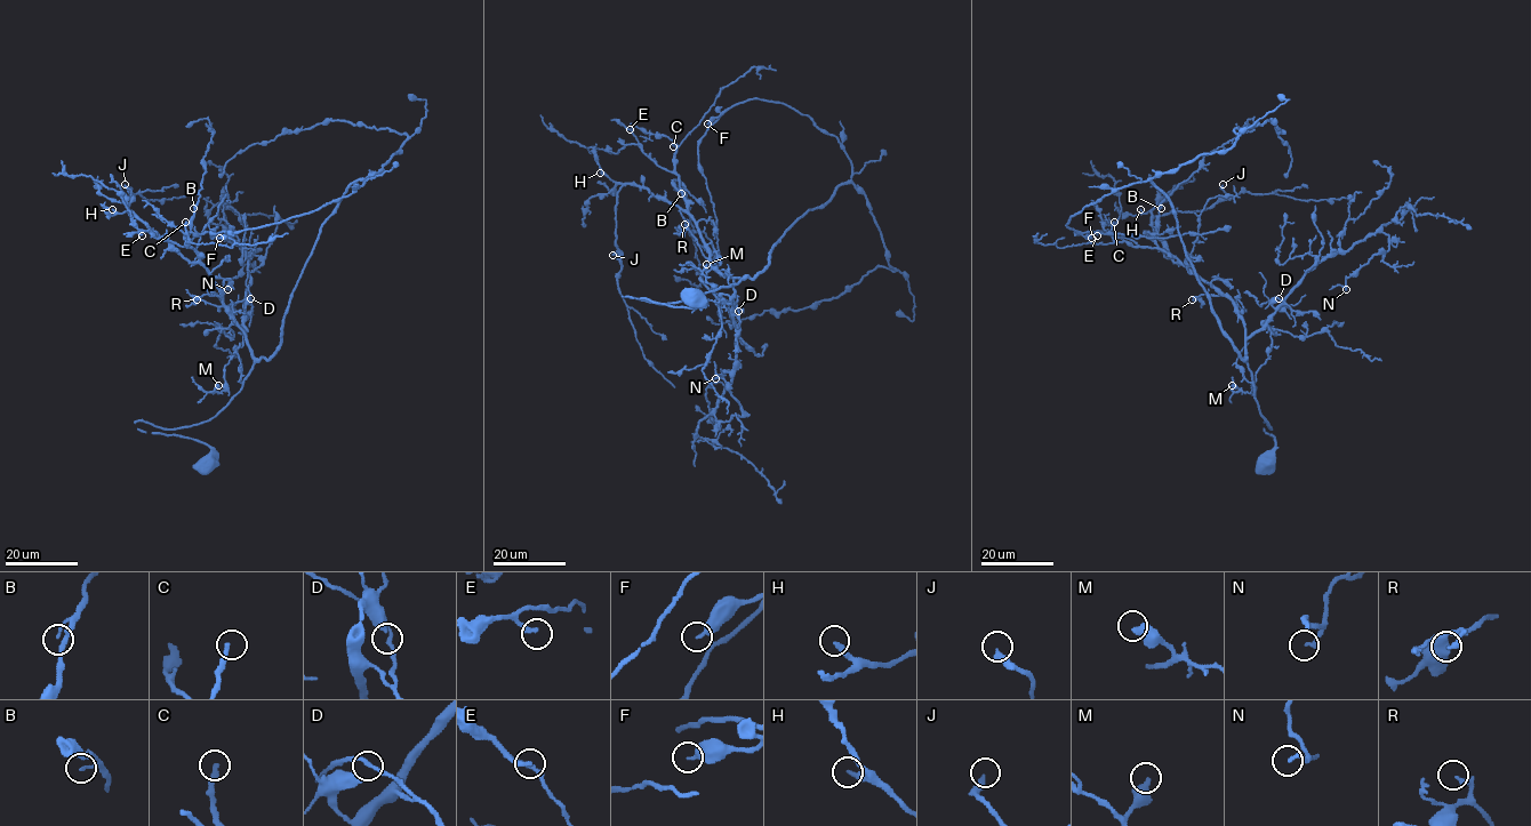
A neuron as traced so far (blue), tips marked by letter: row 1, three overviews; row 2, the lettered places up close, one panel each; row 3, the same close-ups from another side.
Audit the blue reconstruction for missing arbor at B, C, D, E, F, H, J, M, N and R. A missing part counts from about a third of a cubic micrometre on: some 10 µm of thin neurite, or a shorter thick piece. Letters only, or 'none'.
C, H

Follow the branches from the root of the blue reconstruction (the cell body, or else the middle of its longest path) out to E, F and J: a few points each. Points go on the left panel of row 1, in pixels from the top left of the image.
E: (202, 466), (210, 449), (173, 430), (215, 417), (241, 387), (254, 354), (200, 256), (149, 230), (142, 235)
F: (202, 466), (210, 449), (173, 430), (215, 417), (274, 352), (321, 224), (363, 182), (318, 209), (219, 238)
J: (202, 466), (210, 449), (173, 430), (215, 417), (241, 387), (254, 354), (210, 273), (129, 215), (125, 184)

